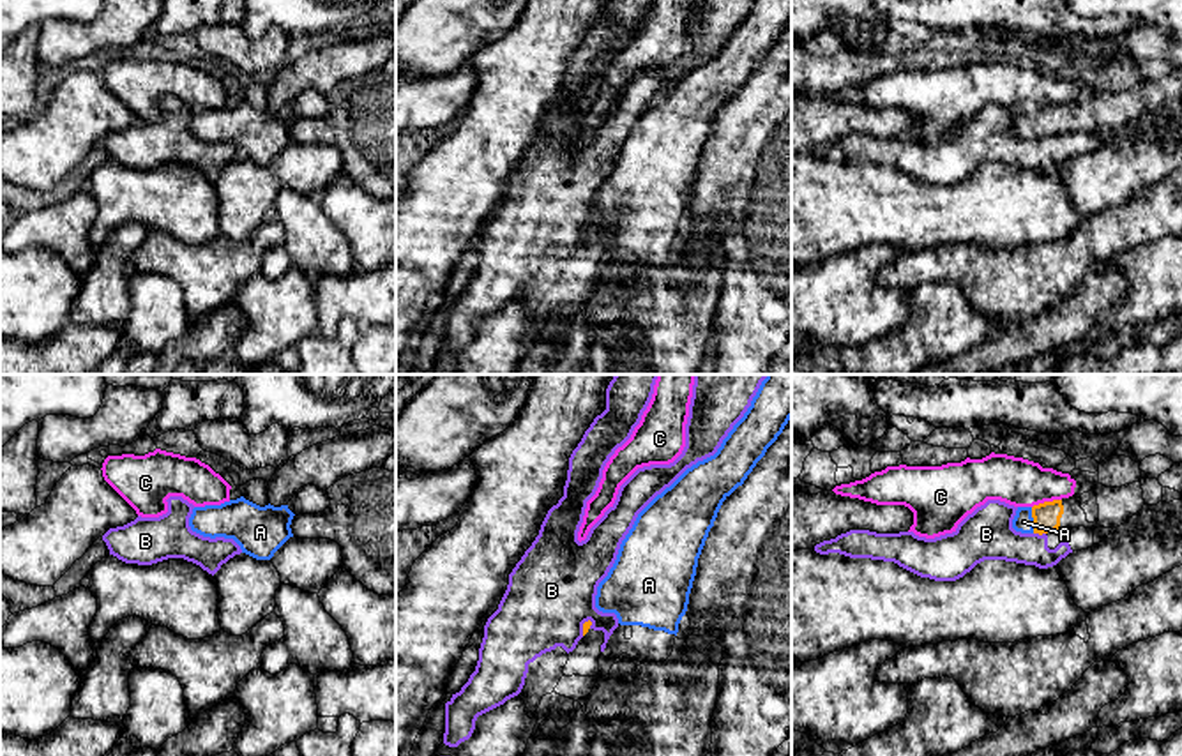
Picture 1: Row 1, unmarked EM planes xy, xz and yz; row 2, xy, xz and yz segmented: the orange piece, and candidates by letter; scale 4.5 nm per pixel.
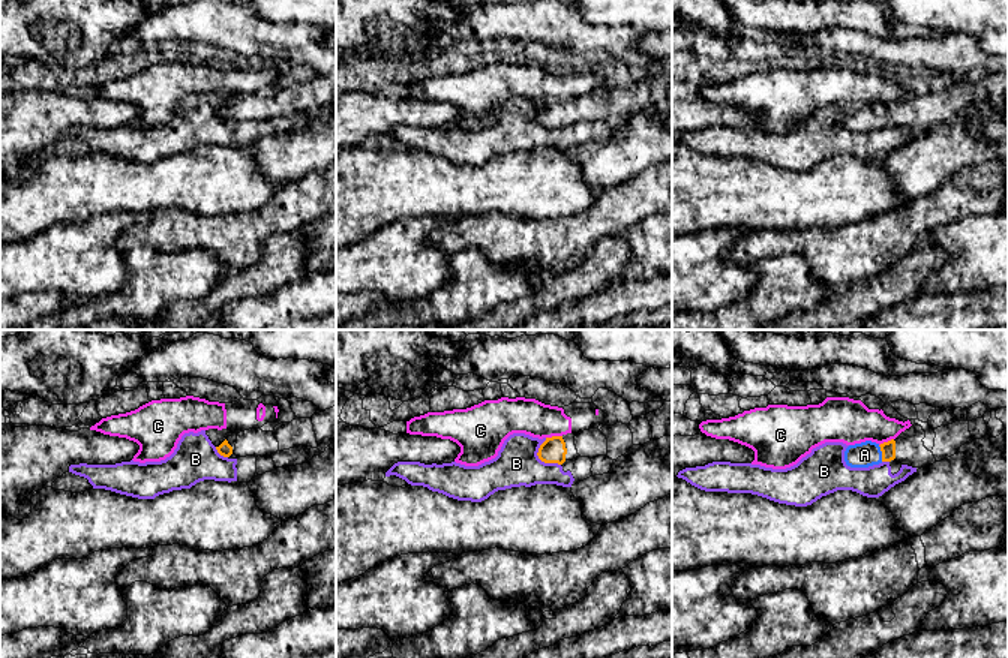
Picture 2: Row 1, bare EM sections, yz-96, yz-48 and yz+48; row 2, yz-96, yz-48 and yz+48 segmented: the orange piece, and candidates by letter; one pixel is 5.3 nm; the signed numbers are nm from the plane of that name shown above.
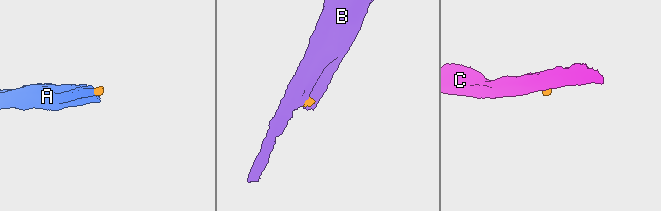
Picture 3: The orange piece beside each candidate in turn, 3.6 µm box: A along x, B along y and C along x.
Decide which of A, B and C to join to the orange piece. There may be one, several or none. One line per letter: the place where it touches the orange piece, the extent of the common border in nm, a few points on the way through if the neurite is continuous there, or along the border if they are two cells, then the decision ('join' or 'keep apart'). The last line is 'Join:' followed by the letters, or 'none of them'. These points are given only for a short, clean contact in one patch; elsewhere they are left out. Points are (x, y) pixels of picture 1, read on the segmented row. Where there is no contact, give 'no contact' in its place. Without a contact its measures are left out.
A: meets orange in yz at (1034, 520); contact 120 nm long; runs through yz (1046, 516), (1034, 520), (1023, 521); join
B: meets orange in yz at (1039, 534); contact 60 nm long; border along yz (1034, 532), (1045, 534); keep apart
C: meets orange in yz at (1046, 502); contact 140 nm long; border along yz (1060, 498), (1039, 502), (1032, 507); keep apart
Join: A

